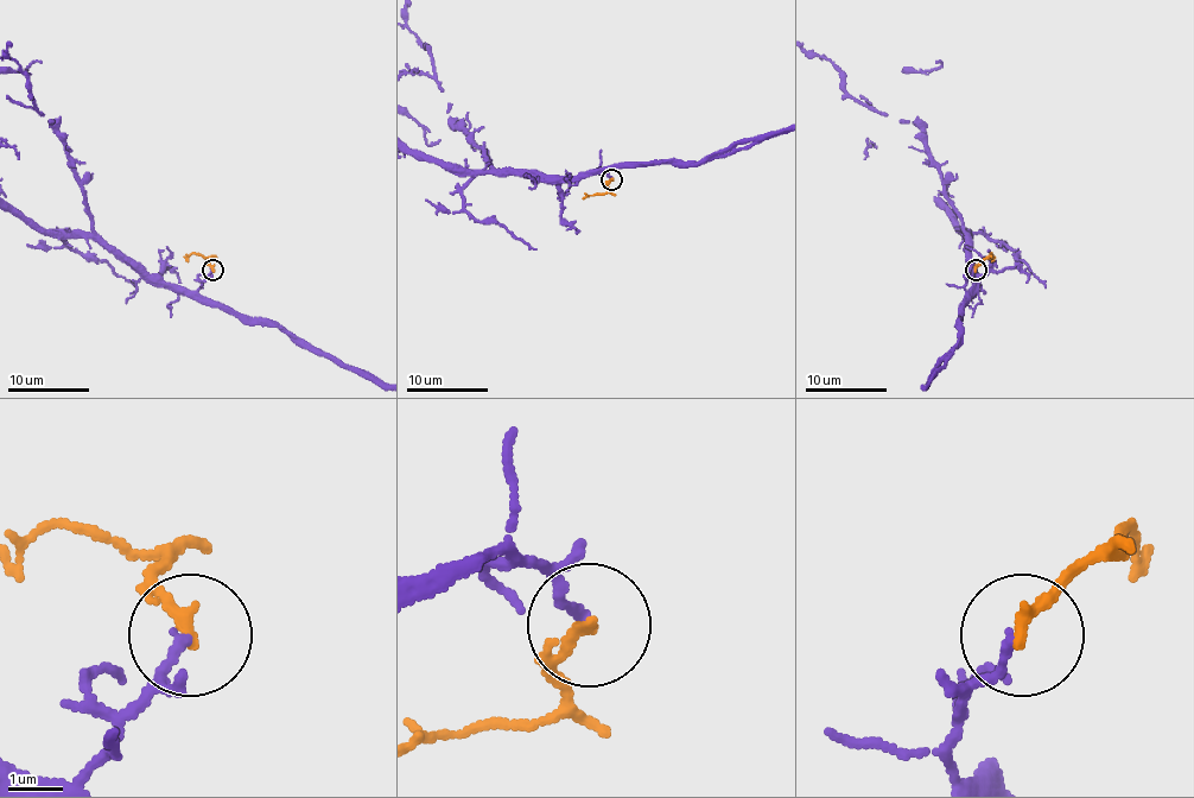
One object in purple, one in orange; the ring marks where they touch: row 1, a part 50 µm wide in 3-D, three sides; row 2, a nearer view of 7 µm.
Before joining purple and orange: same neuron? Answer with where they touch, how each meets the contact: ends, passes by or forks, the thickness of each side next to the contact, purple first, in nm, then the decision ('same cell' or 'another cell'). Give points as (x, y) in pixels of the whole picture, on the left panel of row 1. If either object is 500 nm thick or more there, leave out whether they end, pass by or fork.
place (213, 270); purple ends; orange ends; calibres 170 and 260 nm; another cell

